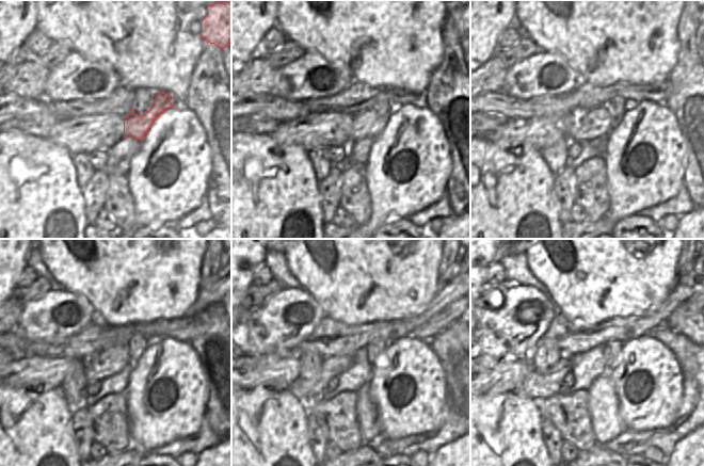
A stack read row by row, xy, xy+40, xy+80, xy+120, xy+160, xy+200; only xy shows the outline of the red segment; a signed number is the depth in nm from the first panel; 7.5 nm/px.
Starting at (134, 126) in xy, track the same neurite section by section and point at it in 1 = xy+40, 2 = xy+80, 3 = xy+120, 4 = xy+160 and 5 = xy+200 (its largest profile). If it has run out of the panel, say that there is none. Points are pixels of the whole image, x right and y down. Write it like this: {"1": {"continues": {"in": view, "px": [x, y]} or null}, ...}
{"1": {"continues": {"in": "xy+40", "px": [366, 124]}}, "2": {"continues": {"in": "xy+80", "px": [581, 125]}}, "3": {"continues": {"in": "xy+120", "px": [99, 366]}}, "4": {"continues": {"in": "xy+160", "px": [308, 394]}}, "5": {"continues": {"in": "xy+200", "px": [536, 385]}}}

